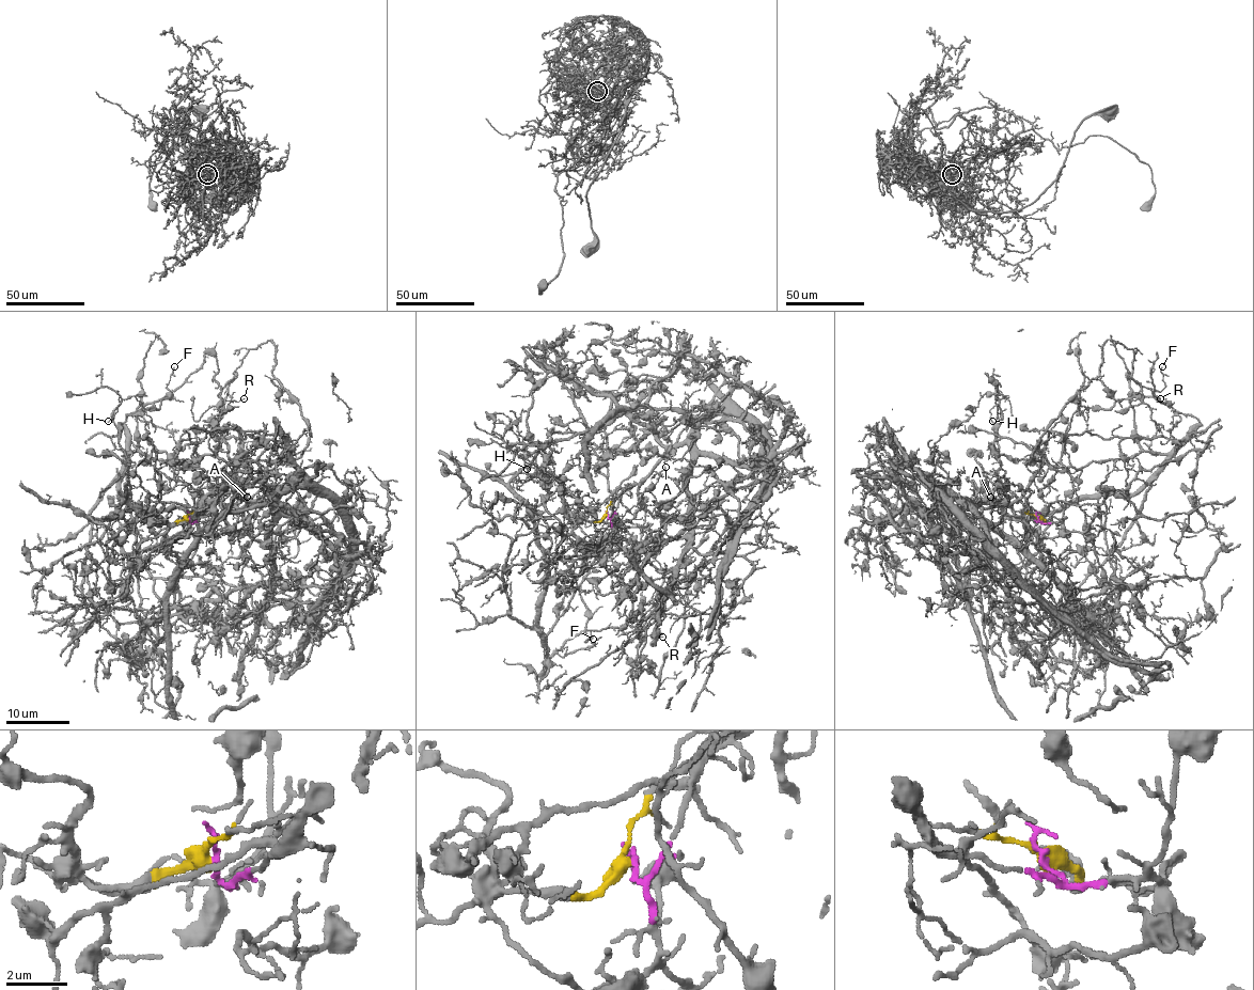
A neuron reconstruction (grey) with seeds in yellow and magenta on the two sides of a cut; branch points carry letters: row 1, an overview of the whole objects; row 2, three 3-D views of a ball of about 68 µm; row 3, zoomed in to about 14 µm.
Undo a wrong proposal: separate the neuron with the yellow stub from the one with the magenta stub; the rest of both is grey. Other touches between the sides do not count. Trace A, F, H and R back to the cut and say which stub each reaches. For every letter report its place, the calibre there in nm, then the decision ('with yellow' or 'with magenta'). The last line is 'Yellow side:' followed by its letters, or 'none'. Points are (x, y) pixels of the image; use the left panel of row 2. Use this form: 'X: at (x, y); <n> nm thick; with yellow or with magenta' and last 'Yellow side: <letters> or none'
A: at (247, 497); 120 nm thick; with magenta
F: at (174, 366); 130 nm thick; with yellow
H: at (108, 421); 90 nm thick; with yellow
R: at (244, 398); 100 nm thick; with magenta
Yellow side: F, H

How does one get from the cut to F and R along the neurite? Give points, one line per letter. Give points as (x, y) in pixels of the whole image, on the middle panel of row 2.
F: (607, 514), (538, 534), (543, 675), (562, 645), (584, 632), (591, 632), (585, 642), (592, 639)
R: (607, 514), (637, 484), (654, 517), (700, 509), (727, 517), (680, 598), (637, 631), (663, 638)

